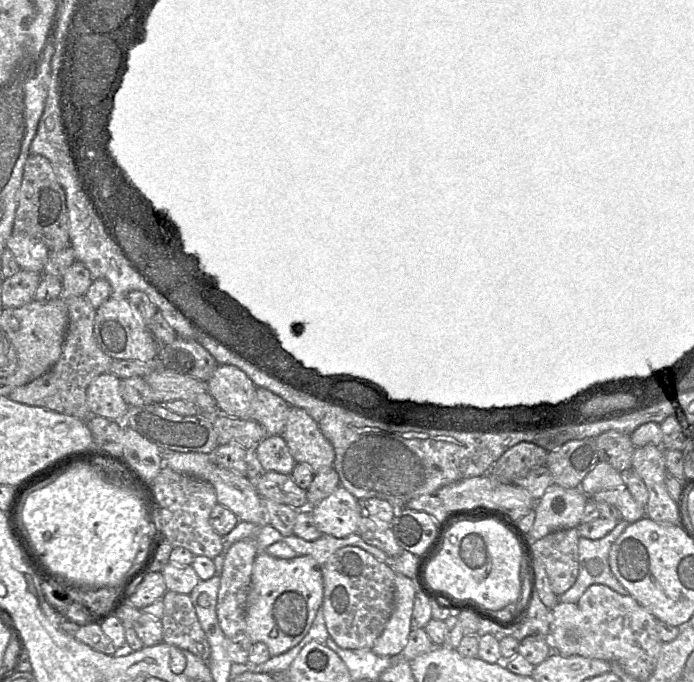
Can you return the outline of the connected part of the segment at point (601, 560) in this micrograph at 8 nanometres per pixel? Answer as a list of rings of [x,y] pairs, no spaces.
[[[619,520],[615,528],[601,539],[579,538],[579,574],[574,585],[559,596],[560,602],[577,602],[593,584],[608,586],[622,596],[629,595],[628,590],[614,576],[609,565],[610,549],[629,524],[625,520]]]

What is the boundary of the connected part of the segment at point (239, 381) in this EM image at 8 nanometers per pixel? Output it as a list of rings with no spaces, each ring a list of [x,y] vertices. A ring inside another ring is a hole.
[[[218,365],[207,381],[218,411],[232,418],[253,419],[253,400],[257,387],[234,365]]]

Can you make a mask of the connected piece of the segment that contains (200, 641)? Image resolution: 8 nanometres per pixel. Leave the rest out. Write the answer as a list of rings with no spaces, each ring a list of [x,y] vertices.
[[[166,591],[163,596],[163,642],[188,650],[207,662],[210,645],[189,594]]]

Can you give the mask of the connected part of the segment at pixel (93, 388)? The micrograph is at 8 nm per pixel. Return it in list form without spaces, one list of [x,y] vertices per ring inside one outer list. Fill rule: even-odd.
[[[111,373],[97,376],[87,388],[87,405],[92,415],[121,421],[129,406],[120,392],[121,379]]]

